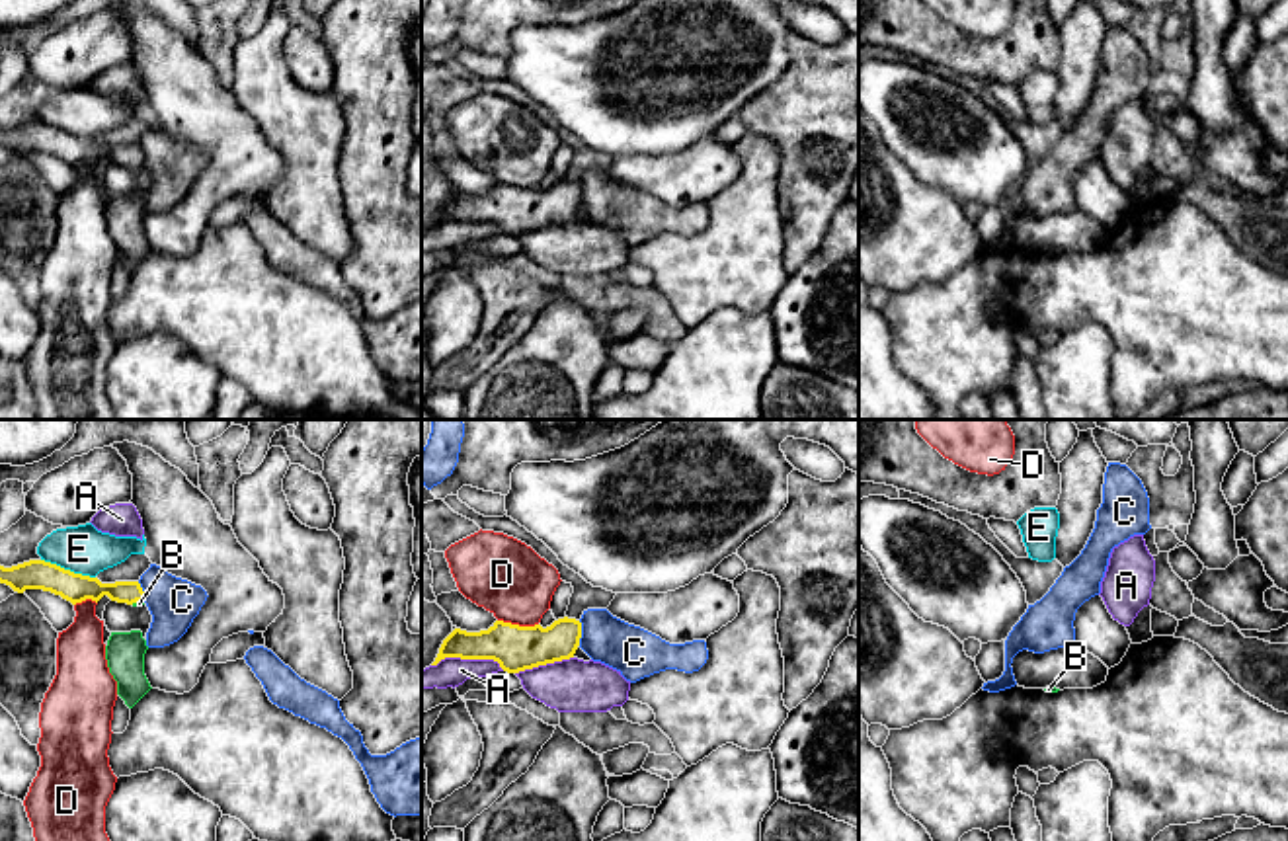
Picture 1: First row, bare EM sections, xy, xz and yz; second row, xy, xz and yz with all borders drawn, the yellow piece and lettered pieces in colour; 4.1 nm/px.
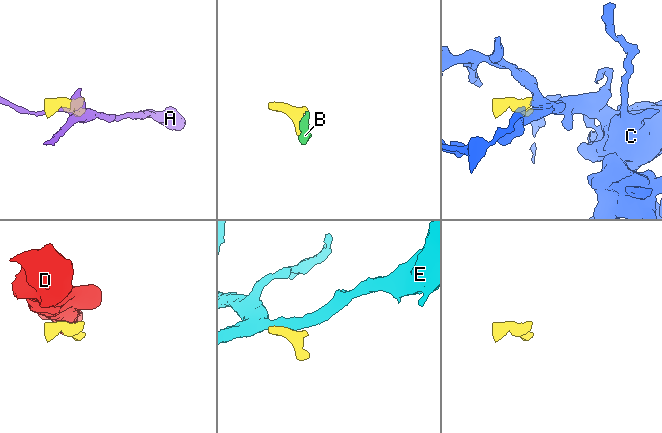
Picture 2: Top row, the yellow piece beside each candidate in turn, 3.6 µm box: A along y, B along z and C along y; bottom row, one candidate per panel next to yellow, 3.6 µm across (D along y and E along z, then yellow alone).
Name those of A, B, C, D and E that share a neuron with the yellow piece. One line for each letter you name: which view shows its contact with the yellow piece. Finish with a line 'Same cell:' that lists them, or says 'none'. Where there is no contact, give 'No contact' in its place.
B: Touches yellow in xy
Same cell: B

